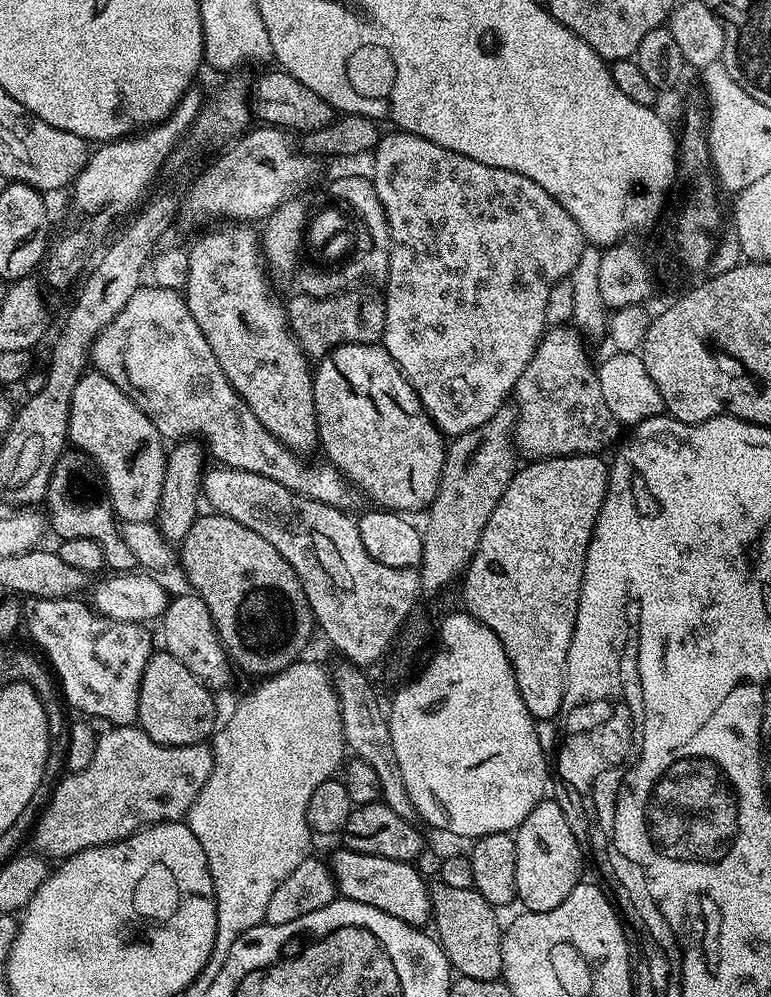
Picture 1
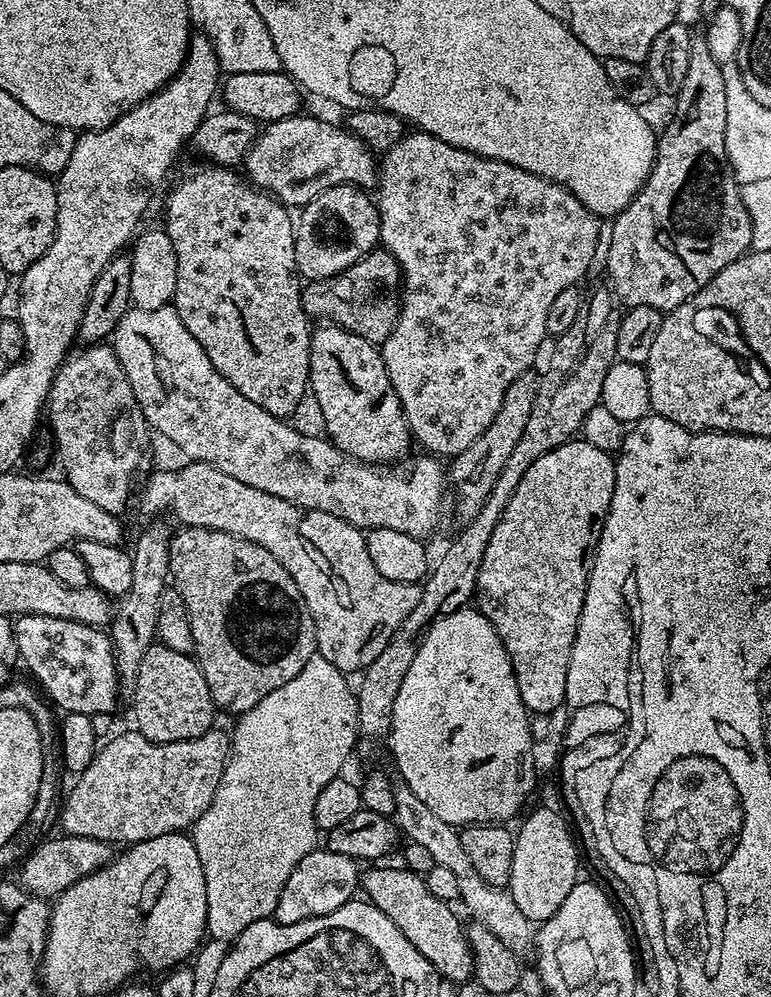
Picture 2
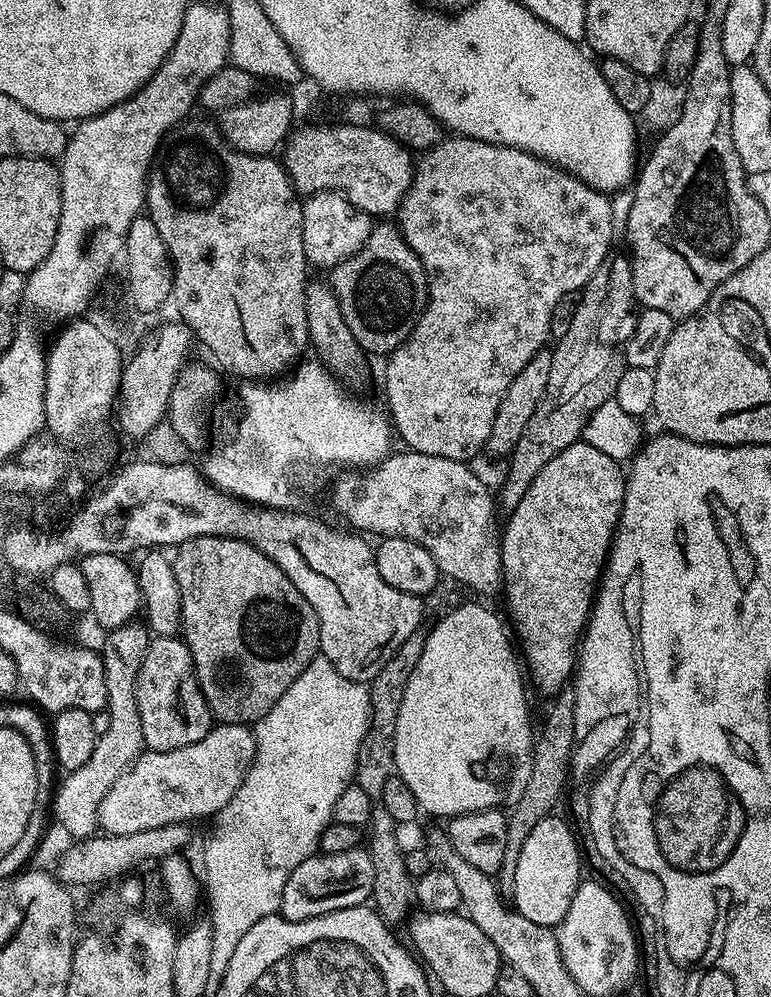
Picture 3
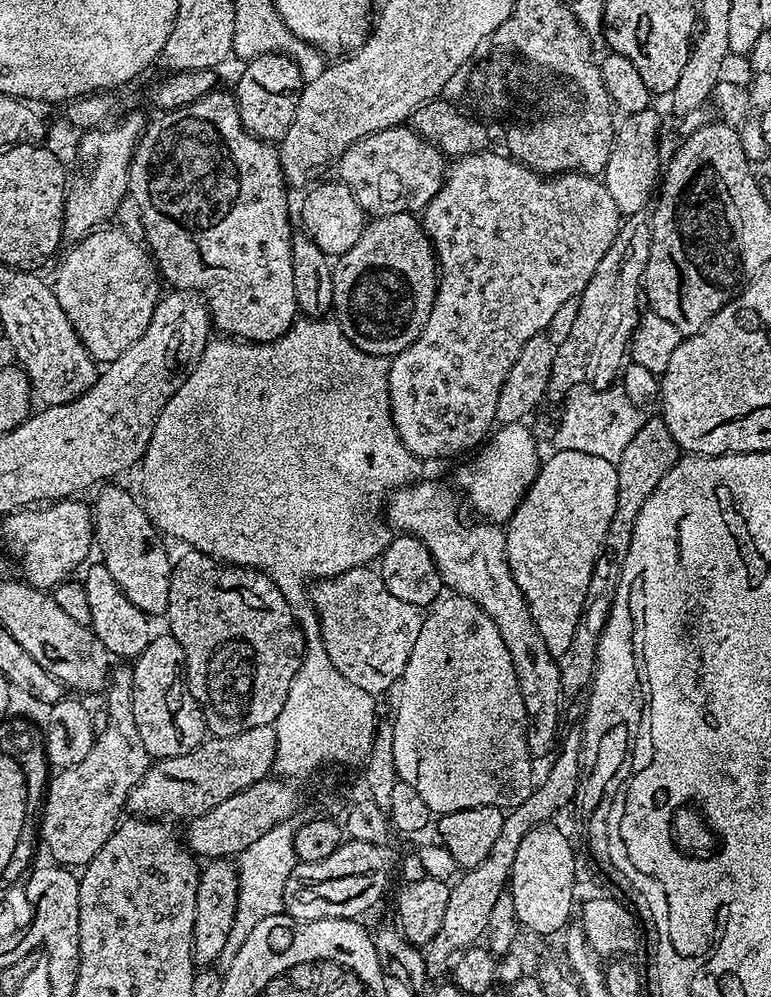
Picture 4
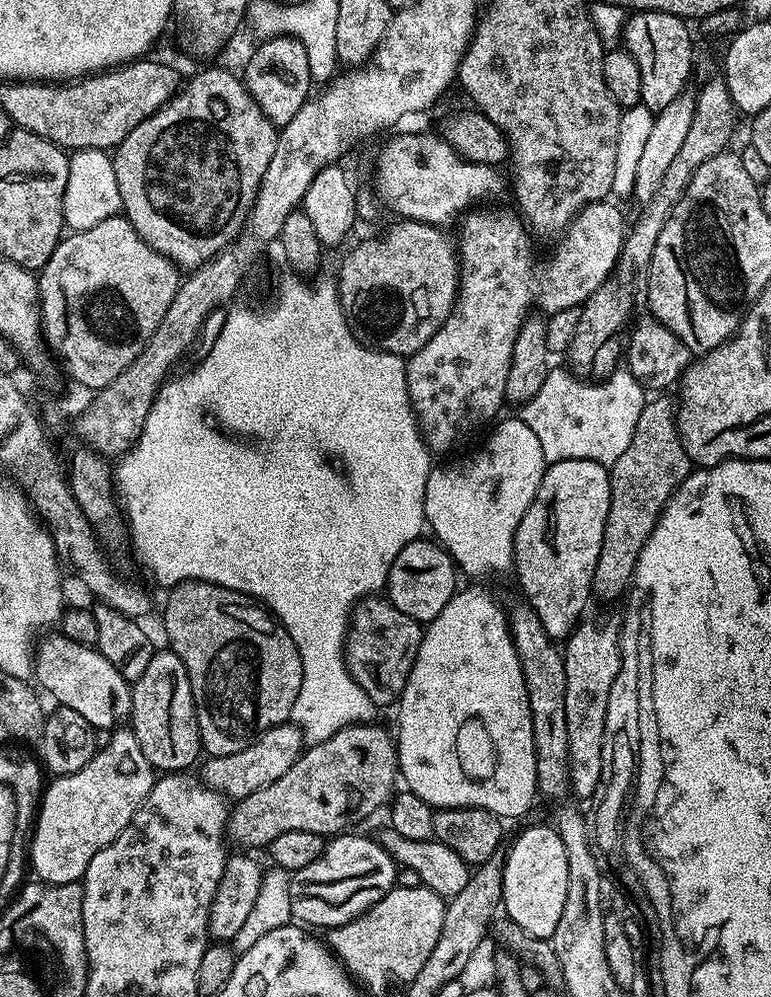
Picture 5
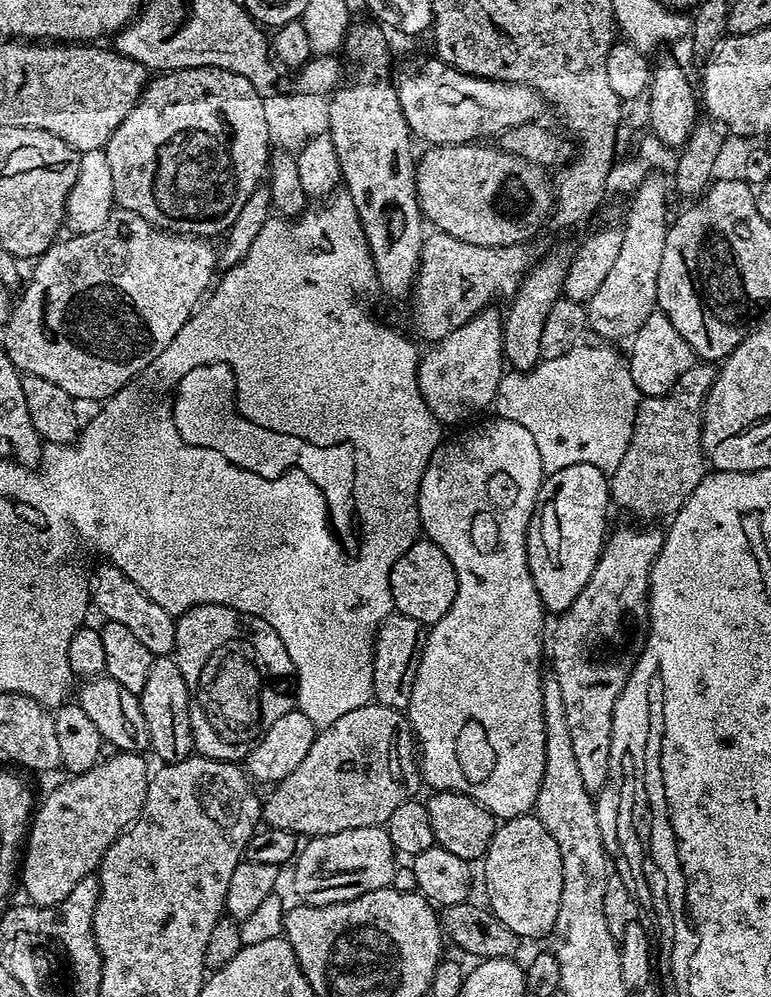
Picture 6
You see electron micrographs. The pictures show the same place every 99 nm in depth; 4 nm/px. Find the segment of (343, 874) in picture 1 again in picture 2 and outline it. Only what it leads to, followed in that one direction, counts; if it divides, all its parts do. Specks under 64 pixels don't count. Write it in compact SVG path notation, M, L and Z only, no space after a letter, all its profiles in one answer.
M372 866L369 867L372 868L369 872L363 873L362 892L368 903L373 904L378 910L382 910L386 914L386 918L390 918L394 922L394 926L398 926L398 930L402 930L402 934L406 934L406 938L410 938L410 942L414 942L418 954L425 956L445 981L469 981L474 974L471 945L468 942L465 925L460 925L459 918L452 913L453 905L449 901L434 898L434 894L430 894L430 890L426 886L424 877L419 876L417 872L409 872L403 866L380 867L384 866Z

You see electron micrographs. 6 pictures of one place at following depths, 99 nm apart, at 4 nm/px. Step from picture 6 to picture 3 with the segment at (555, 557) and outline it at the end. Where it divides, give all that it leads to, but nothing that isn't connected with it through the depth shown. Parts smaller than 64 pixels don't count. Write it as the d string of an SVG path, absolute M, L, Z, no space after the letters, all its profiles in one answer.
M577 442L566 450L562 450L553 460L547 464L534 478L530 490L526 490L524 496L515 501L516 509L509 518L509 528L503 529L500 536L500 570L502 573L502 592L508 595L508 606L513 620L516 622L516 630L520 634L520 640L524 643L524 650L530 664L530 682L536 686L537 690L547 698L555 697L556 693L565 691L567 682L574 672L574 665L577 663L578 645L584 635L584 629L588 623L588 617L592 611L594 597L598 591L598 581L603 573L609 551L612 546L612 538L616 530L616 524L620 521L620 511L624 505L624 486L626 483L625 473L620 472L621 465L610 454L602 454L602 450L594 450L594 446Z

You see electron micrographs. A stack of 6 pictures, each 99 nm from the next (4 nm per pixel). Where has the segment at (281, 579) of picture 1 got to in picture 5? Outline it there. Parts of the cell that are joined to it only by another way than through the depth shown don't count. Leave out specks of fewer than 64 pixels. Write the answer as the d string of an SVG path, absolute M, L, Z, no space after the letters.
M201 580L178 584L167 596L164 604L167 647L182 658L182 666L186 666L190 678L201 749L208 756L238 754L261 732L289 723L298 690L302 690L302 658L298 646L294 646L294 638L290 638L279 620L252 597Z

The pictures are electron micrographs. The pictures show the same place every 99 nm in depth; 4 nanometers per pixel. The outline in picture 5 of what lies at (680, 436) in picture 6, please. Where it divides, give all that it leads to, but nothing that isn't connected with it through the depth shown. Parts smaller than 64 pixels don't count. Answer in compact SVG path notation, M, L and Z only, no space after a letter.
M667 395L657 396L660 396L657 400L649 399L642 414L638 414L634 438L630 438L630 446L626 446L622 458L610 465L610 514L606 514L598 566L594 566L592 596L595 599L614 600L627 593L628 585L632 583L632 571L638 562L638 554L642 554L646 538L664 513L676 487L694 468L680 441L680 427L676 424L677 405L664 397Z

